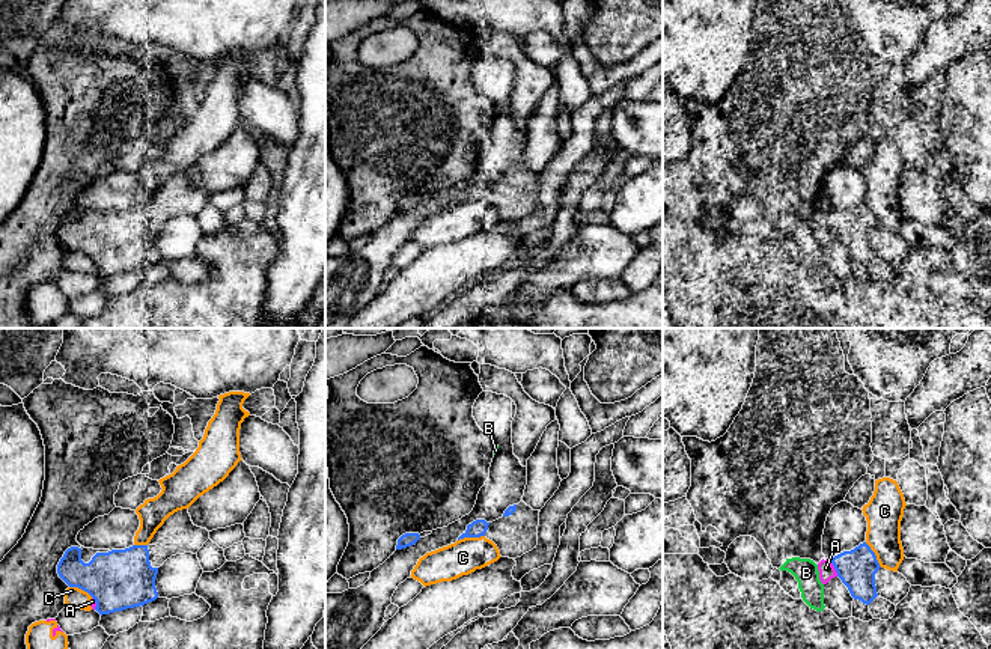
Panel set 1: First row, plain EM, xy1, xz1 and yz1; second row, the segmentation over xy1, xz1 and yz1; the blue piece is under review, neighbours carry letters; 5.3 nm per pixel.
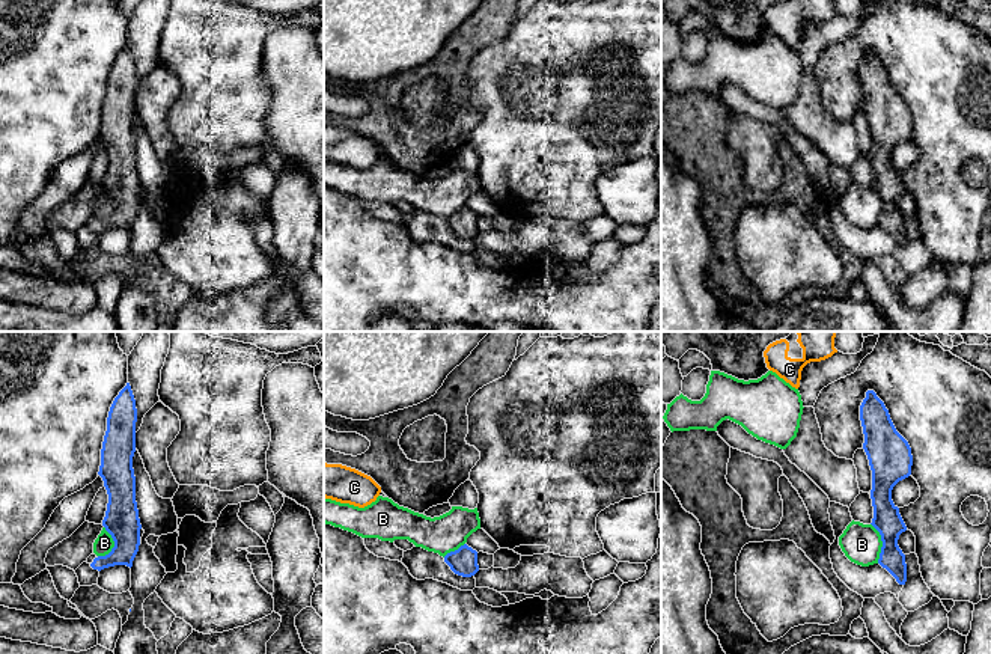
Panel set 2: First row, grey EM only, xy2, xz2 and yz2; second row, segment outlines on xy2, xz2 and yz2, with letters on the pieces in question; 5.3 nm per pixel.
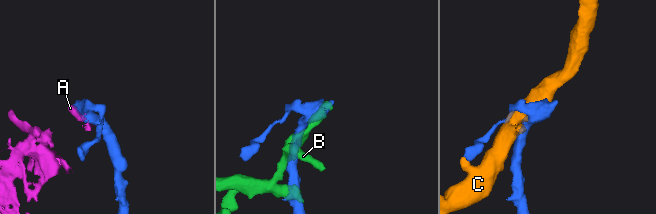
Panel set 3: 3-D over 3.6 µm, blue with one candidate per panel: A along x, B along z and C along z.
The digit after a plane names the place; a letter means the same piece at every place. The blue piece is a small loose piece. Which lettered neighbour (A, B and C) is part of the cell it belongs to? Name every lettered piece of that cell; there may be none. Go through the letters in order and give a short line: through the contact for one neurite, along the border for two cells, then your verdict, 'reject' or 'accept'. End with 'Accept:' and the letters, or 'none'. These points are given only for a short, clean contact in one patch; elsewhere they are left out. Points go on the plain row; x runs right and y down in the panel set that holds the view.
A: reject
B: line yz2 (871, 186), (881, 204), (878, 225); reject
C: reject
Accept: none

